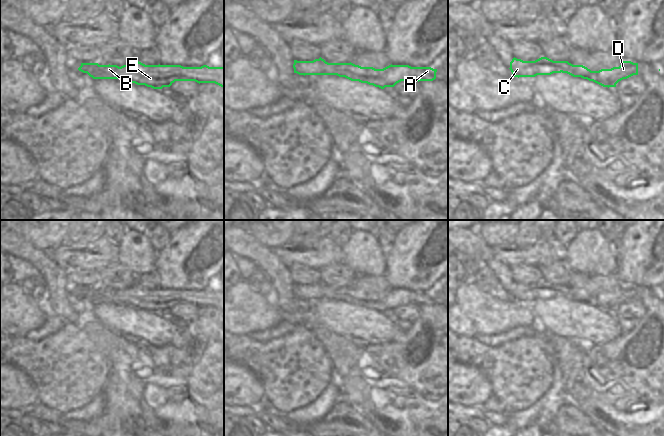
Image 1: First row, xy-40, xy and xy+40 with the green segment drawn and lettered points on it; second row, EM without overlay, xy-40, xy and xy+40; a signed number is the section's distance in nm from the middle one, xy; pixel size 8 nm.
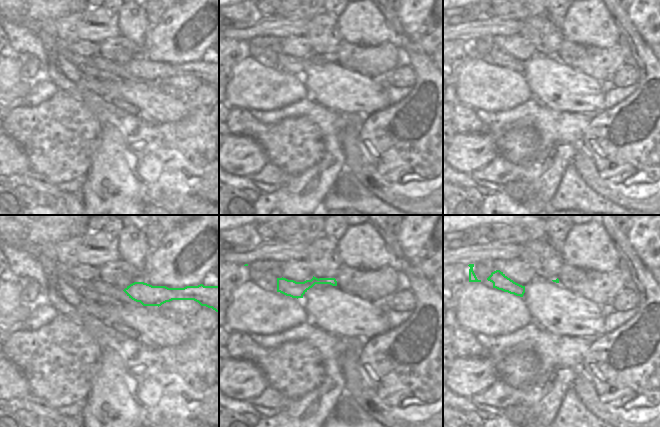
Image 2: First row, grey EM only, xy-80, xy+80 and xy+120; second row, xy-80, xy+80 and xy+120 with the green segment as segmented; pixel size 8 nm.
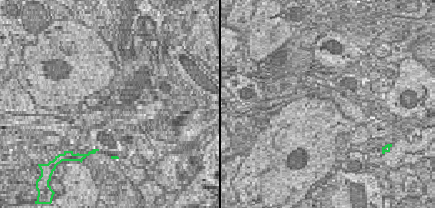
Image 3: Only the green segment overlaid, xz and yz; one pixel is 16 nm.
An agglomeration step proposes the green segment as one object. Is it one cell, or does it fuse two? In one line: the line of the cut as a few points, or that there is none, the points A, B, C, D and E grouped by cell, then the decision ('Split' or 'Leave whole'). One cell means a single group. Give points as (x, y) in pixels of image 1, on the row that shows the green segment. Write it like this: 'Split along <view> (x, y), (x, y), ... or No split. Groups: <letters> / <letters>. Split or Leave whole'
No split. Groups: A B C D E. Leave whole.

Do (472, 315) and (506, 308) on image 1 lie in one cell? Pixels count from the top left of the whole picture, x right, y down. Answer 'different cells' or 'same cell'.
same cell

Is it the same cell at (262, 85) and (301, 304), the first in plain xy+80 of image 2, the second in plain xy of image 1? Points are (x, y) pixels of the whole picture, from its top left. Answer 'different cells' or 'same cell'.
different cells

